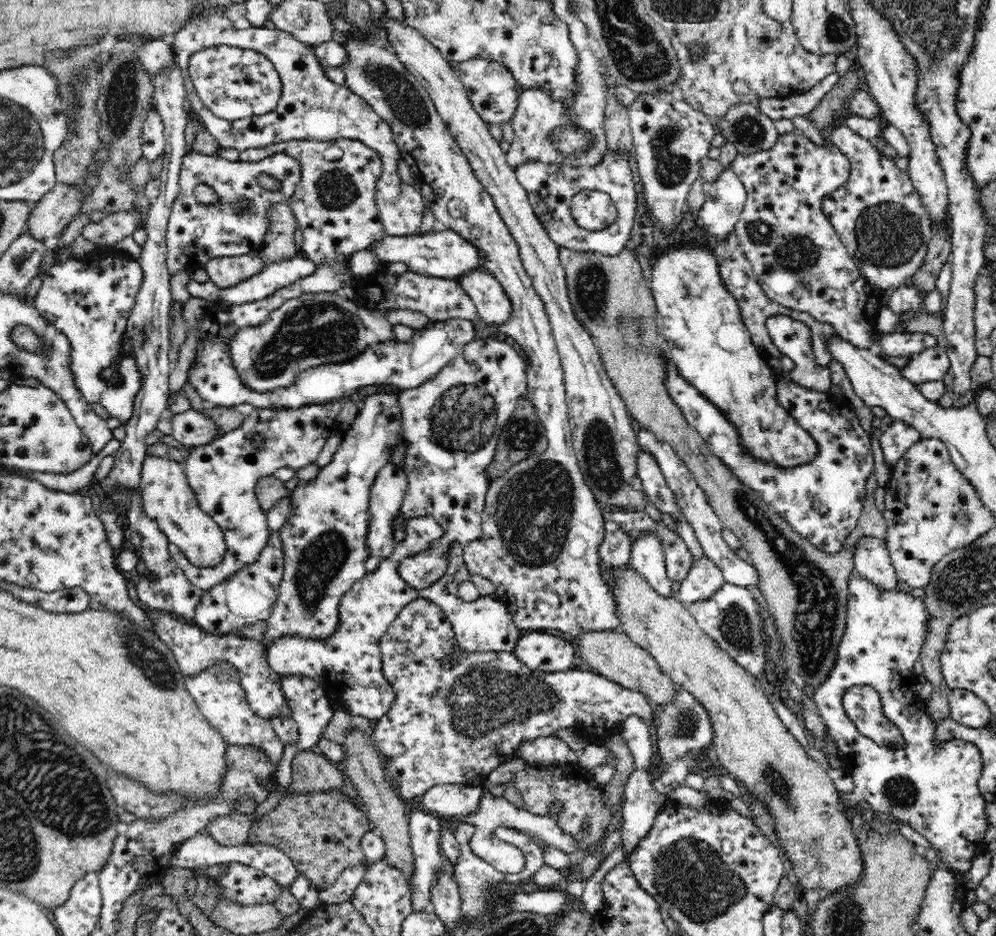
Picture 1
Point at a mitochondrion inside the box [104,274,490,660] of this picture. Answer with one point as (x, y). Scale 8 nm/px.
(316, 330)

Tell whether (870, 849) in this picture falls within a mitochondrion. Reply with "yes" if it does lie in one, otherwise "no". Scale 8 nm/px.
no

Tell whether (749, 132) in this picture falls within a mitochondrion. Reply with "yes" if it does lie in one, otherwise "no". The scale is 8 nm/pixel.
yes

